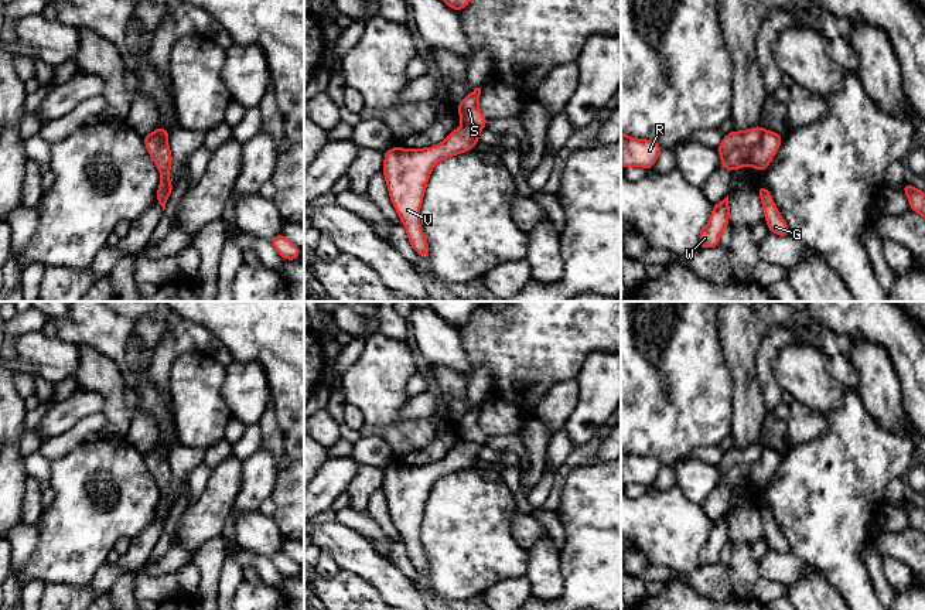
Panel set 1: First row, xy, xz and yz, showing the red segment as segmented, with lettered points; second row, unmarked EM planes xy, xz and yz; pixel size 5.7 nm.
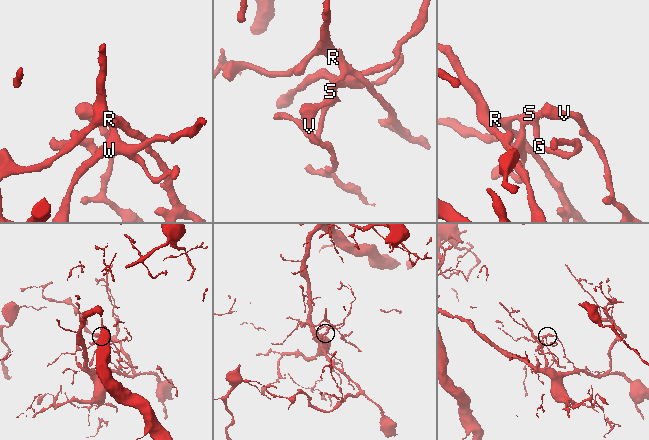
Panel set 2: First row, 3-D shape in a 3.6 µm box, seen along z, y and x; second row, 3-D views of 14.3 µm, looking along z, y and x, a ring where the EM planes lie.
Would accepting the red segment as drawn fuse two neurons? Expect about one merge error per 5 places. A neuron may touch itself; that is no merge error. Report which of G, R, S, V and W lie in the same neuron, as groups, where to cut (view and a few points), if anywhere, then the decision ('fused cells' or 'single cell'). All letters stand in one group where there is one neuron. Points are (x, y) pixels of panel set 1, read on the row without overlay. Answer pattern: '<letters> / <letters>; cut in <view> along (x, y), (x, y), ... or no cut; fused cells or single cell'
G V W / R S; cut in yz along (764, 447), (760, 457), (753, 463), (736, 463), (722, 474); fused cells

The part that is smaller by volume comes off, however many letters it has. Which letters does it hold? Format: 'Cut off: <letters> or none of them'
Cut off: R, S

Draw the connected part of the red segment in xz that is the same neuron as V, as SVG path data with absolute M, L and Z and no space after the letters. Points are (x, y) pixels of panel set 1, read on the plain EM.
M455 444L440 461L424 466L392 464L385 468L382 490L390 518L407 549L412 565L426 576L430 565L419 531L433 484L451 473L475 466L481 444Z

